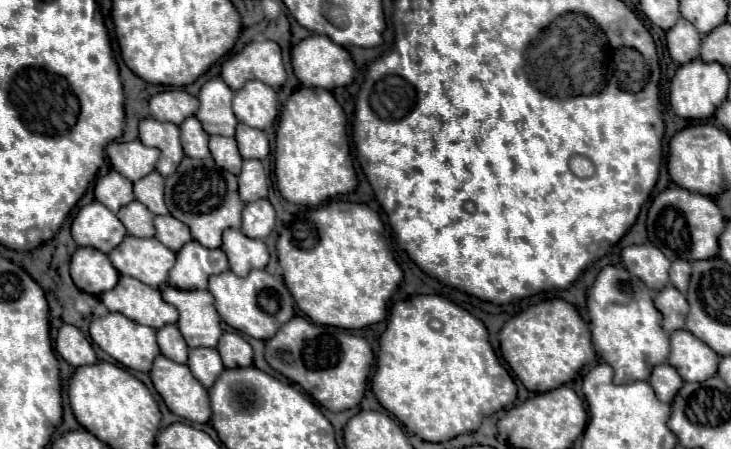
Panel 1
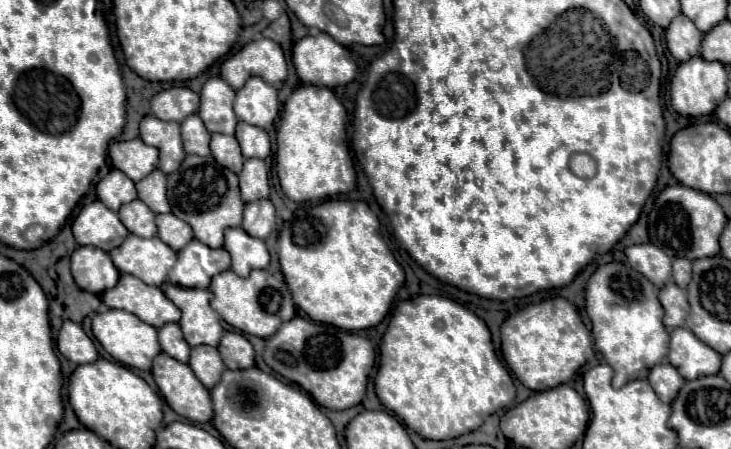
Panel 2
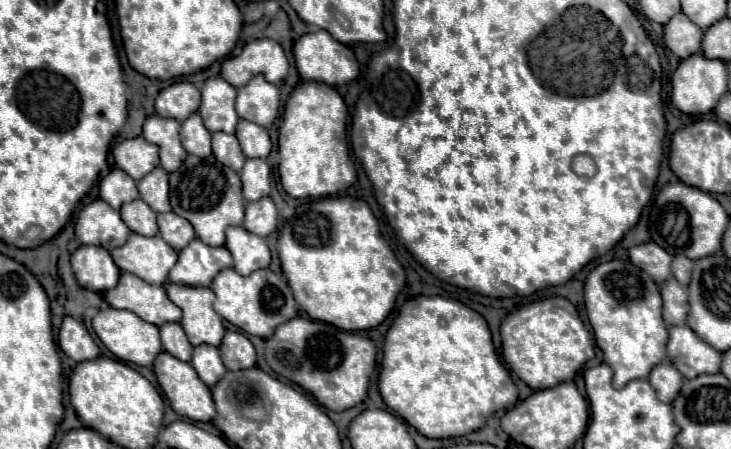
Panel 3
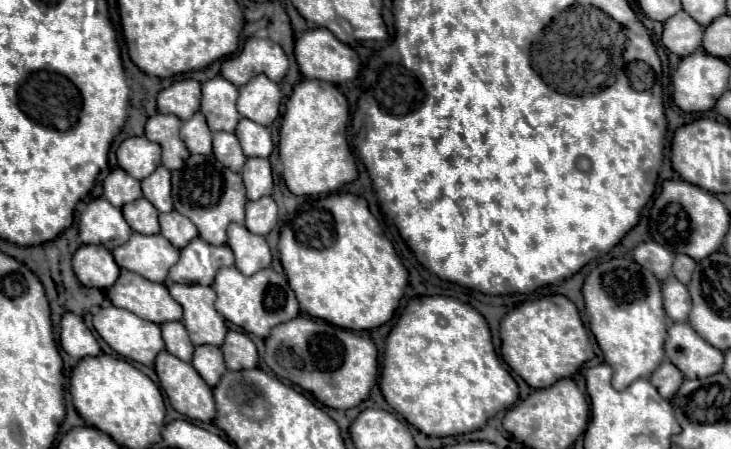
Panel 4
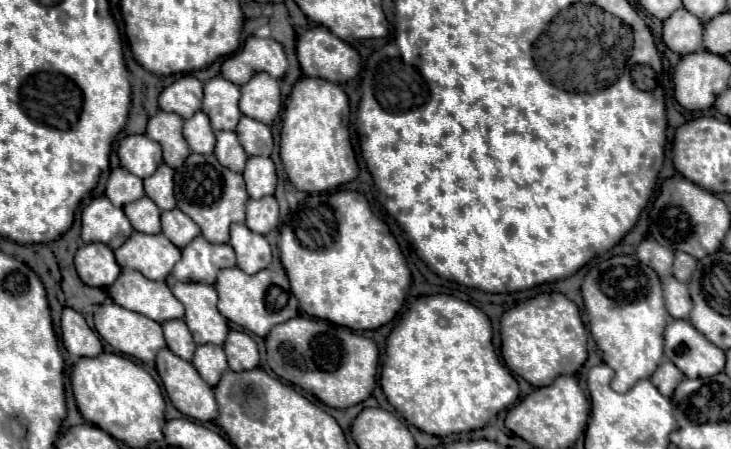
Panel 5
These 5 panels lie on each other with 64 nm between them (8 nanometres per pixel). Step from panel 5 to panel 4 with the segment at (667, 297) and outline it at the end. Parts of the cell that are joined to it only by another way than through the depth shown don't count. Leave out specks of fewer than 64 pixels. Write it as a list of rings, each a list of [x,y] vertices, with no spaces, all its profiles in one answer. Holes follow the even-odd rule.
[[[670,276],[668,280],[662,282],[662,298],[664,298],[666,316],[672,322],[686,322],[688,320],[688,312],[692,308],[690,294],[688,294],[688,288],[684,284],[680,284],[674,276]]]

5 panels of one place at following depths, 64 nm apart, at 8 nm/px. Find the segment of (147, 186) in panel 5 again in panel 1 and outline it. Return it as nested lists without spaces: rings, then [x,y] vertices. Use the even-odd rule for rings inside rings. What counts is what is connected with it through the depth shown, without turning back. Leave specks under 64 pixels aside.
[[[150,172],[148,176],[134,182],[136,200],[142,202],[152,214],[168,214],[164,204],[164,178],[158,172]]]

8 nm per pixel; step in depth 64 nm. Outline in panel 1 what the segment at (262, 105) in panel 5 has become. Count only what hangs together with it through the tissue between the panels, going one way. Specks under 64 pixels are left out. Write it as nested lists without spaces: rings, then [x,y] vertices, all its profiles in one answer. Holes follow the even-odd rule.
[[[250,80],[242,90],[234,94],[232,110],[236,112],[238,122],[244,122],[258,130],[266,130],[272,126],[278,114],[276,92],[264,82]]]

